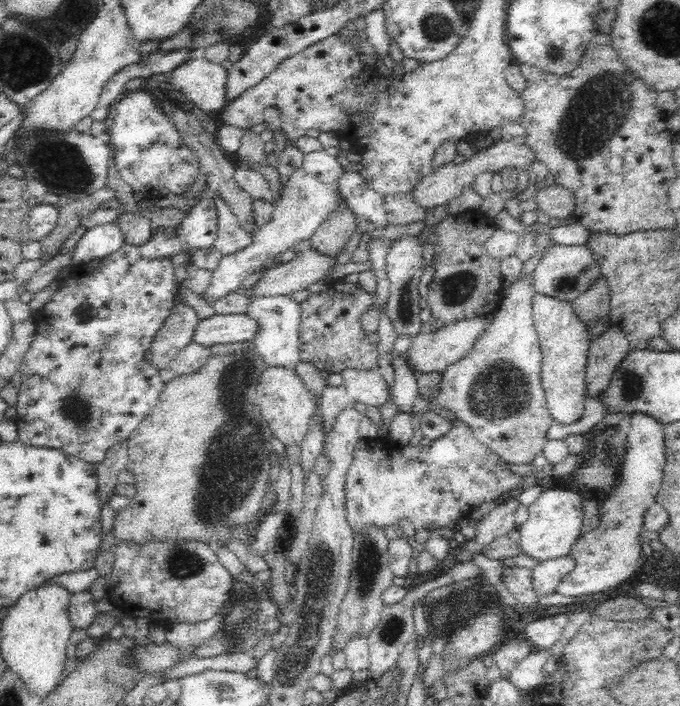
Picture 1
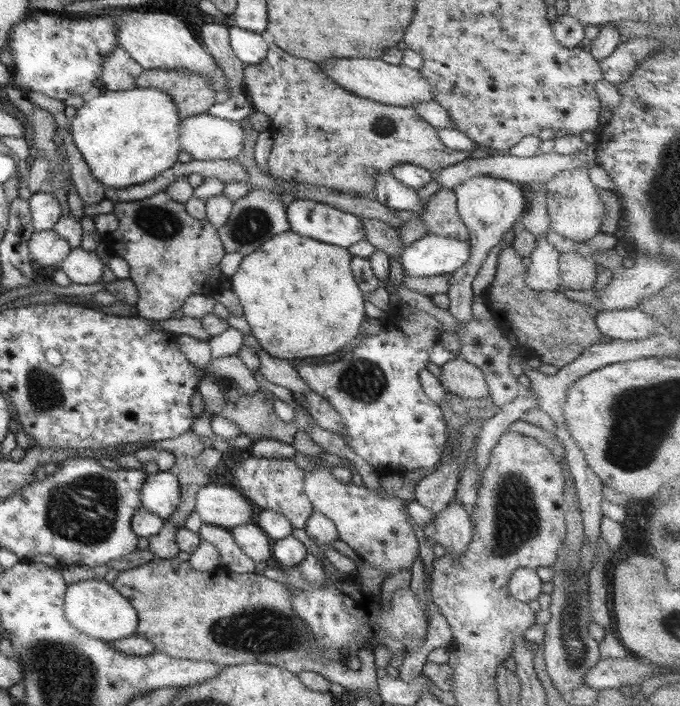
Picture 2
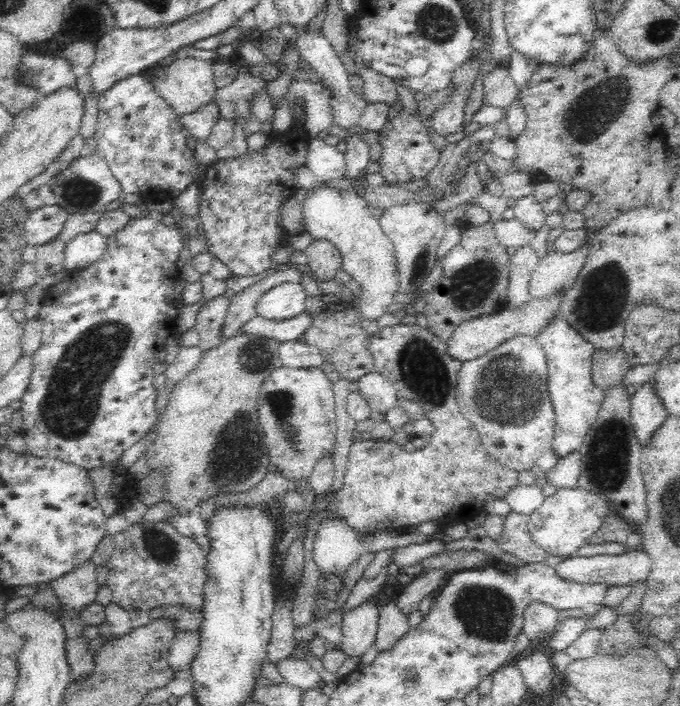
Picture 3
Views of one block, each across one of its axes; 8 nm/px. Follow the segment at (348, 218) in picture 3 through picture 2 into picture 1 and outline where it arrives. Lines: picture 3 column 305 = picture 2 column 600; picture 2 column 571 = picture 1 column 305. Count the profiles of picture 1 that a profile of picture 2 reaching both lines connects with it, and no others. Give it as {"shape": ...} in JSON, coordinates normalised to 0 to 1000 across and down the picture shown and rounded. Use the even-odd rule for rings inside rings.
{"shape":[[[444,237],[431,241],[416,263],[412,283],[403,290],[400,312],[378,322],[366,348],[328,363],[324,375],[312,382],[307,407],[296,416],[297,422],[312,432],[321,422],[356,411],[354,401],[365,390],[385,381],[388,373],[400,371],[409,360],[429,351],[441,340],[456,339],[476,310],[496,296],[503,282],[507,280],[499,272],[496,259],[485,262],[471,258]]]}

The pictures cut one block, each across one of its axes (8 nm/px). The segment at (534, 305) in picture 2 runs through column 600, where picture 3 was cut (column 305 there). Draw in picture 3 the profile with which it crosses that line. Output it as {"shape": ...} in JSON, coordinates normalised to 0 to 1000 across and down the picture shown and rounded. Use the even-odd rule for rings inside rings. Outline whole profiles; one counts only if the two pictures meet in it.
{"shape":[[[509,418],[507,424],[510,425],[509,438],[500,441],[481,438],[472,443],[456,443],[456,465],[444,476],[438,476],[438,482],[465,490],[475,510],[485,513],[501,535],[518,541],[550,525],[550,517],[547,503],[541,496],[546,476],[529,462],[534,453],[531,443],[512,431],[516,421]]]}

